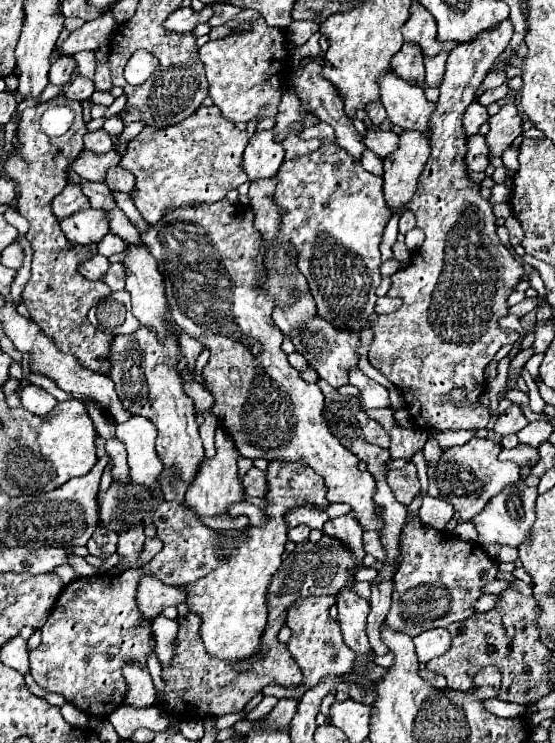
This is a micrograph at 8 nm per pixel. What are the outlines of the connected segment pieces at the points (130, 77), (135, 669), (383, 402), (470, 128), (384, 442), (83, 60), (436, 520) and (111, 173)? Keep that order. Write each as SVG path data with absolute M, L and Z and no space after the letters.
M137 50L125 66L125 80L129 84L143 84L157 70L157 66L159 60L153 54L145 50Z
M127 662L123 666L123 676L127 682L125 704L133 708L149 708L157 700L157 692L147 668L135 662Z
M359 368L349 370L347 376L349 376L349 384L353 384L361 390L365 408L387 408L389 406L389 392L385 386L367 378Z
M477 100L465 110L465 116L463 116L463 130L465 130L465 138L473 136L479 132L479 126L483 122L487 122L489 116L487 116L487 110L485 106L481 106Z
M363 410L357 412L357 420L361 424L361 430L363 430L363 438L369 442L369 444L375 444L379 448L389 448L389 434L383 430L381 424L377 424L375 420L367 418L367 414Z
M79 52L79 54L75 54L75 60L77 60L77 66L79 66L79 72L85 78L93 78L93 74L95 74L95 56L93 56L93 52Z
M423 496L423 506L419 510L419 516L427 526L443 532L447 522L453 518L453 506L449 502L435 500L431 496Z
M119 164L117 166L111 166L109 170L107 170L107 176L105 176L105 184L111 188L111 190L121 190L121 192L131 192L133 190L133 186L135 186L135 180L133 180L133 176L127 172L127 170L123 170Z

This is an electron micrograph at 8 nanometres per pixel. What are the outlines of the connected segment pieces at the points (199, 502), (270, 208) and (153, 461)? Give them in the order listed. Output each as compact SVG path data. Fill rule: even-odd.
M219 426L217 434L215 434L215 450L217 450L217 454L213 458L203 458L199 472L195 474L195 480L191 482L191 486L187 488L187 494L185 494L185 504L189 508L193 508L197 514L205 514L205 516L227 512L229 504L241 502L245 496L239 474L237 474L239 452L235 450L235 442L223 426Z
M275 178L253 180L251 186L249 186L251 208L253 208L255 214L257 214L255 226L257 226L257 230L261 230L263 240L273 240L273 238L277 238L279 208L275 206L273 192L275 192Z
M133 416L131 420L117 424L115 434L127 450L127 464L131 468L131 480L143 486L151 486L157 490L155 506L163 500L161 490L157 486L159 470L163 470L163 462L155 452L155 426L147 422L147 418Z

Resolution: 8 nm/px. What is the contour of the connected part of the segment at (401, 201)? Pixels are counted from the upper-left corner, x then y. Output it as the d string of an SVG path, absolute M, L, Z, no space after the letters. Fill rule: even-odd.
M403 130L399 134L399 146L383 160L383 192L391 212L405 210L407 198L415 194L417 178L431 154L429 138L415 130Z

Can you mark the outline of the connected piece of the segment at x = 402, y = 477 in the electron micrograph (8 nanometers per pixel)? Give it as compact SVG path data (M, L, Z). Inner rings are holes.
M409 462L405 468L401 470L391 470L387 474L387 482L395 494L395 498L409 506L413 502L413 498L419 494L421 486L419 486L419 478L417 478L417 468L413 462Z

